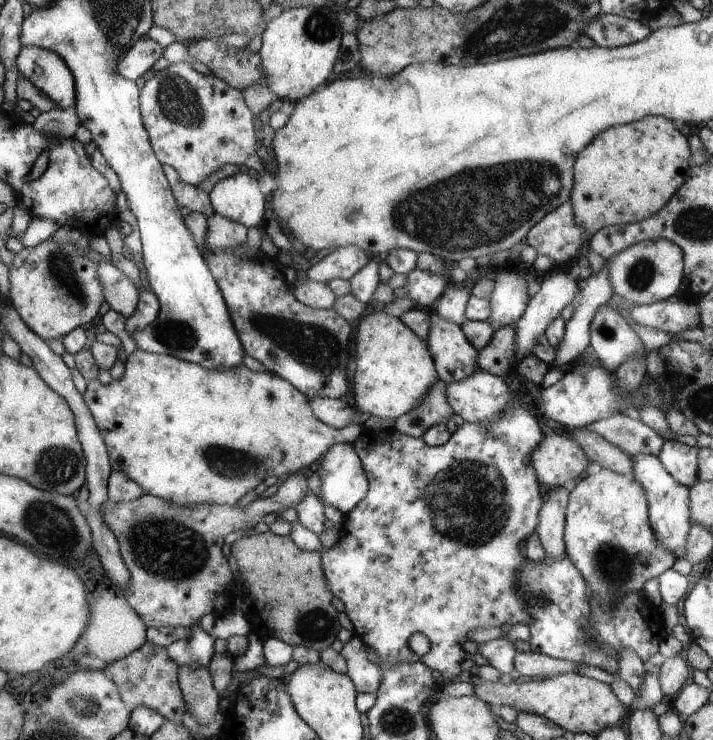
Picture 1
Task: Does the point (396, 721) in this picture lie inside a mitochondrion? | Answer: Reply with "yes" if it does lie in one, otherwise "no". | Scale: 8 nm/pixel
yes

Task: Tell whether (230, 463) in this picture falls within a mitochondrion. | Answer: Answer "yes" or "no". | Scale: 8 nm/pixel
yes

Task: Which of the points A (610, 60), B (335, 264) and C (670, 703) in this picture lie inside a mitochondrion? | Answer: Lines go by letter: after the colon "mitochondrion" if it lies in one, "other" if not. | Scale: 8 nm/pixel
A: other
B: other
C: other

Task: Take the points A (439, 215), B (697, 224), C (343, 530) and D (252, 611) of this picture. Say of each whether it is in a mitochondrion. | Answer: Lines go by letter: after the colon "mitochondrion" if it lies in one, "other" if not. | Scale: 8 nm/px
A: mitochondrion
B: mitochondrion
C: other
D: other

